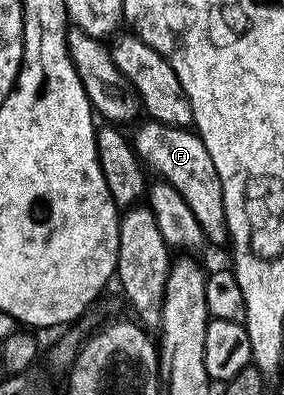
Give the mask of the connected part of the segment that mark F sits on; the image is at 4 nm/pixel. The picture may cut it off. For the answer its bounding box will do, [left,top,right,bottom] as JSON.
[132,119,228,245]

